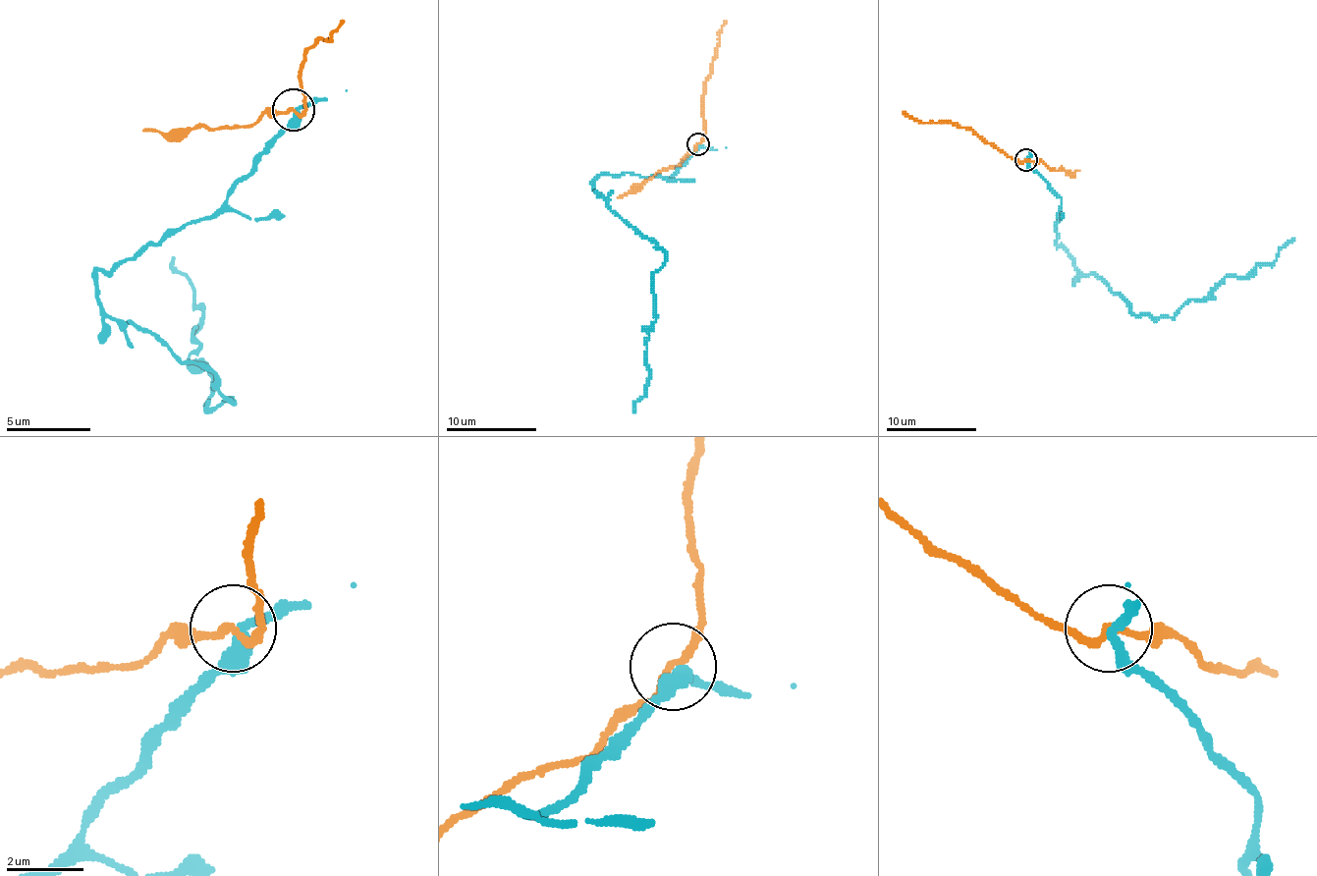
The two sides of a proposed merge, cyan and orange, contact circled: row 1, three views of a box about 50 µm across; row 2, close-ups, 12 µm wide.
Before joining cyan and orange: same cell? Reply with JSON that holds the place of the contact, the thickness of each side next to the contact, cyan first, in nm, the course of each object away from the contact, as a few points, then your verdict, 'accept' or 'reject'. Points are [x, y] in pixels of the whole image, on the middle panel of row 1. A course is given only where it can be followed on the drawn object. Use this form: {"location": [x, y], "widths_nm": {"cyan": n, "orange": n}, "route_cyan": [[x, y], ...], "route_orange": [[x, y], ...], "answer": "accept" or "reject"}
{"location": [698, 143], "widths_nm": {"cyan": 280, "orange": 170}, "route_cyan": [[698, 143], [667, 179], [622, 173], [594, 182], [606, 204], [665, 254], [644, 342], [649, 385], [633, 412]], "route_orange": [[698, 143], [705, 130], [705, 82], [726, 21]], "answer": "reject"}

